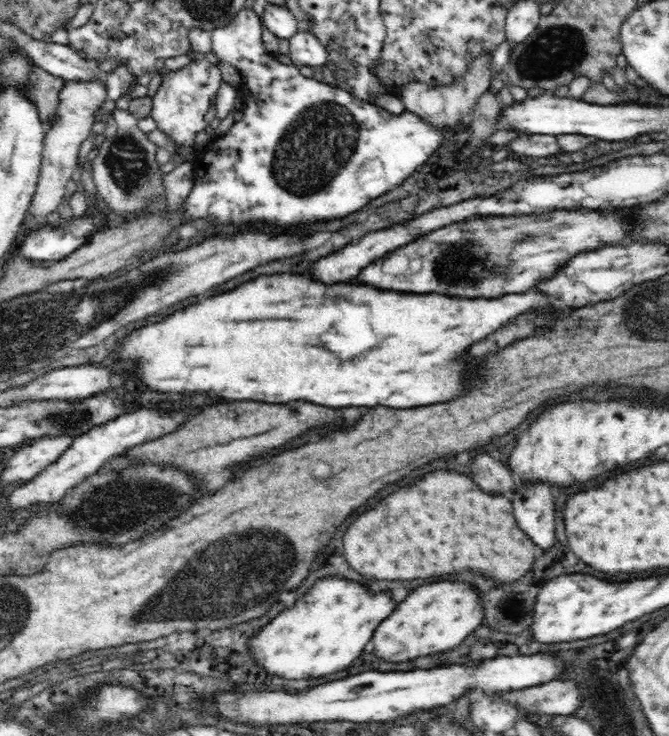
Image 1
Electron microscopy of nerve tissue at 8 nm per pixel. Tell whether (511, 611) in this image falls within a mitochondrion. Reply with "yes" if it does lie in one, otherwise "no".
no

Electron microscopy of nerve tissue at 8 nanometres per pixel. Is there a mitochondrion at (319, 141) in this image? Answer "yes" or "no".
yes

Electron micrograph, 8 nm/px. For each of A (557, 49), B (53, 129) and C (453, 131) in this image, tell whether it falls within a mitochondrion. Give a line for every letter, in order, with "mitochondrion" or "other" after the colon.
A: mitochondrion
B: other
C: other

